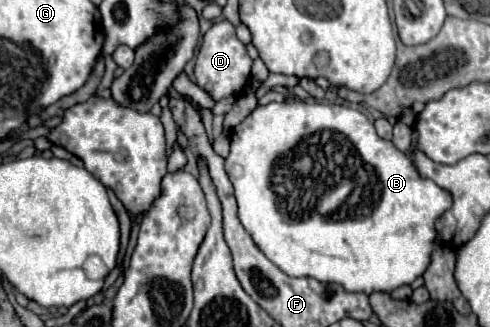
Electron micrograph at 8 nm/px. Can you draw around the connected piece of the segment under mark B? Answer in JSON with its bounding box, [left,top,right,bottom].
[226,100,452,292]

